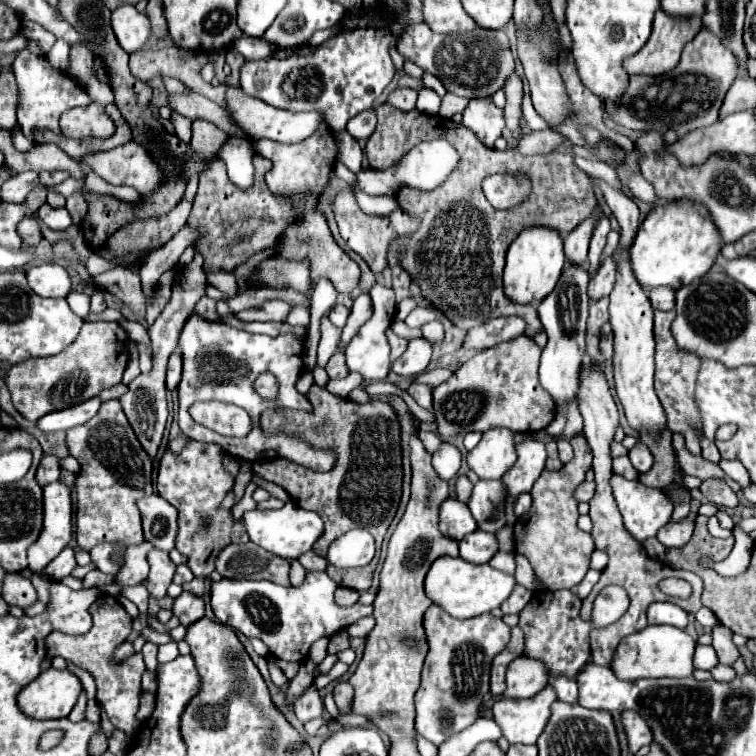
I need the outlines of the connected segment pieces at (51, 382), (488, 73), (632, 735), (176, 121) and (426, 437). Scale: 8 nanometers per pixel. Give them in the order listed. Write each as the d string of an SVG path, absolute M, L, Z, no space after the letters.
M85 322L77 340L69 344L69 348L65 348L63 352L55 356L29 358L11 368L5 382L11 390L13 406L23 418L37 422L41 416L53 410L69 408L97 396L101 390L121 382L129 358L119 358L119 346L127 344L129 336L117 322Z
M419 22L407 26L401 32L397 50L401 52L401 56L421 66L425 72L431 72L437 78L441 78L441 82L449 92L465 98L491 96L501 88L505 76L509 76L509 72L515 70L509 40L503 30L493 32L493 30L477 28L477 32L435 34L427 24Z
M623 712L621 722L623 722L623 730L627 734L631 754L635 754L641 746L653 742L645 720L641 720L641 716L637 716L637 712Z
M173 114L173 116L171 116L171 122L173 122L173 126L175 126L175 134L177 134L181 140L189 140L191 122L189 122L185 116L179 116L179 114Z
M419 432L419 438L421 438L421 442L425 444L425 448L433 454L437 448L439 448L439 444L441 444L441 438L437 436L437 434L433 434L433 432Z

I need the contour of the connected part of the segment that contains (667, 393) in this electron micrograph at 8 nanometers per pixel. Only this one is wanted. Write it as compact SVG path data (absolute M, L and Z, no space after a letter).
M655 310L655 342L657 342L657 352L655 352L655 392L665 408L667 414L667 428L671 432L681 432L685 436L685 446L693 456L701 454L701 446L699 446L699 432L691 430L689 420L697 420L697 408L693 404L693 388L695 388L695 378L697 378L697 364L699 364L699 356L695 352L687 352L683 348L679 348L675 344L675 338L671 334L671 324L675 320L675 310L669 312L661 312Z

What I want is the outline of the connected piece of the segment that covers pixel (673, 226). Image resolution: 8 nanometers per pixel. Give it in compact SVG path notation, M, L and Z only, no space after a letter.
M661 204L643 220L629 248L633 276L645 290L657 286L671 286L679 290L707 274L715 262L715 254L719 252L719 242L721 238L717 236L717 228L713 228L713 222L705 216L705 212L685 208L685 204Z

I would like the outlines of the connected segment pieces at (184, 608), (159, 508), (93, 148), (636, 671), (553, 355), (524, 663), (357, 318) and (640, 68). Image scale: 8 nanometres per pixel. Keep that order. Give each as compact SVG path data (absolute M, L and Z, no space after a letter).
M181 592L181 596L175 598L173 614L179 616L183 626L189 626L197 618L203 618L203 614L205 614L205 602L203 602L201 596L197 596L193 592Z
M151 494L137 500L137 506L143 518L145 540L169 552L177 536L177 510L159 494Z
M21 50L21 56L15 58L13 62L13 74L17 78L17 86L19 86L19 108L17 108L17 122L19 128L23 132L25 138L29 138L35 144L57 144L61 150L65 150L71 158L79 160L83 154L87 152L97 152L97 150L111 150L115 146L127 144L131 142L131 132L129 132L129 124L125 124L123 116L117 112L115 104L107 104L105 110L107 114L113 118L115 122L115 134L109 140L95 140L95 138L87 138L87 140L71 140L65 138L59 130L59 118L65 110L75 108L75 106L89 106L93 100L87 94L87 90L75 82L71 76L55 70L45 58L39 58L27 50Z
M647 626L645 630L627 636L617 646L617 656L613 656L613 672L621 680L639 678L687 678L693 672L693 652L697 642L681 628L675 626Z
M565 264L561 280L557 282L557 288L539 304L539 318L549 336L549 342L541 354L539 382L555 404L555 420L549 424L549 428L545 428L549 436L563 434L563 428L567 422L563 410L567 404L577 400L577 392L581 384L581 368L587 354L587 348L585 348L585 326L587 326L587 314L589 314L587 282L589 282L587 268L569 268L569 264Z
M519 656L507 668L507 690L501 698L531 698L545 688L547 682L545 668L541 668L537 660L525 660L525 656Z
M361 294L355 302L353 302L353 308L351 308L351 316L347 320L347 326L343 328L341 332L341 342L337 346L339 348L347 348L347 344L351 342L351 338L359 332L359 328L369 320L371 316L371 298L369 294Z
M657 10L655 20L653 20L653 36L649 38L649 44L645 44L645 48L641 52L637 52L637 56L631 56L629 60L625 60L625 70L629 74L649 74L649 76L669 72L671 68L675 68L679 64L683 46L687 42L691 42L699 34L701 28L703 28L703 24L701 24L699 16L679 18L679 16L669 16L667 12Z

